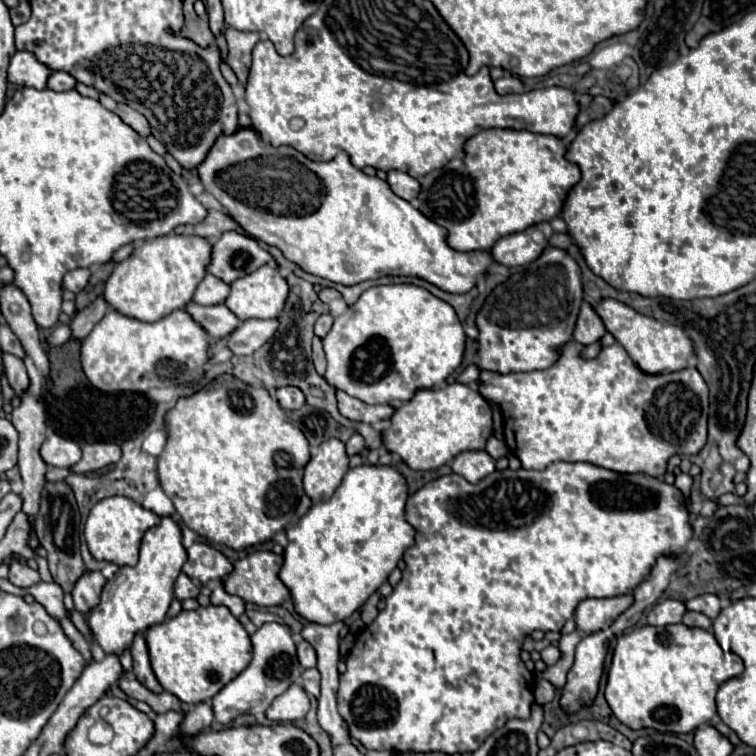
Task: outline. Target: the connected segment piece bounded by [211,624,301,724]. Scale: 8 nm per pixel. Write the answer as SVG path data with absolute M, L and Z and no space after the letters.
M263 624L251 636L251 644L253 644L251 664L227 686L223 686L223 690L219 690L219 694L215 694L211 700L215 720L221 724L235 720L239 714L253 714L253 716L263 714L279 694L283 694L293 682L301 680L299 672L301 666L297 662L295 642L291 630L285 624Z

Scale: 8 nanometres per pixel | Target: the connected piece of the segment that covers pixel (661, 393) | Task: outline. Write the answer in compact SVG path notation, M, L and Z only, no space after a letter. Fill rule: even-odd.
M571 340L563 348L561 358L547 370L525 374L481 372L479 392L499 406L505 422L505 442L521 460L523 468L543 470L555 460L565 460L589 462L621 474L647 474L653 478L663 478L667 460L671 456L683 456L685 452L687 456L693 456L705 446L709 390L697 368L683 368L679 372L653 376L639 370L619 342L603 348L593 360L583 360L579 356L581 348L583 346L579 342Z

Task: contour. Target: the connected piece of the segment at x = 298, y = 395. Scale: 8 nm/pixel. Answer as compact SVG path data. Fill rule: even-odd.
M283 386L277 390L277 400L285 410L299 410L305 404L305 394L295 386Z

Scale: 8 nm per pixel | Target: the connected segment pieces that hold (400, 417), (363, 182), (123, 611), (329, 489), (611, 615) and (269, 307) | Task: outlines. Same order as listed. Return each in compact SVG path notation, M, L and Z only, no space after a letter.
M445 384L441 388L423 388L417 390L409 402L403 402L395 408L395 414L389 418L391 426L381 432L381 440L391 454L399 454L401 460L411 470L435 470L447 462L451 462L459 452L465 450L483 450L487 438L493 434L491 422L491 408L487 400L467 384Z
M237 128L235 134L221 134L215 140L215 146L211 146L207 158L197 166L197 172L205 192L215 196L247 234L269 246L277 246L287 260L331 282L353 286L381 276L415 276L445 292L463 294L477 284L477 278L493 262L489 252L455 252L449 248L445 228L393 194L385 180L363 174L343 152L329 162L313 162L301 152L285 148L285 160L281 160L281 156L265 152L265 144L253 128Z
M161 518L161 524L147 530L141 542L139 562L135 566L121 566L115 576L105 584L99 604L85 614L91 630L91 640L105 652L121 656L131 648L137 634L161 624L173 600L173 584L187 560L187 552L181 544L181 526L175 518Z
M335 438L323 442L313 450L311 460L305 466L305 494L311 498L311 502L323 502L323 498L331 498L335 486L339 486L347 470L349 456L345 454L345 444Z
M631 594L615 596L615 598L607 598L607 600L583 600L583 602L579 602L579 606L575 610L577 628L581 628L585 634L599 632L599 630L611 626L613 620L631 606L631 602L633 602Z
M265 264L261 268L257 268L255 272L237 278L231 284L231 294L227 296L225 306L239 318L239 320L249 320L249 318L277 318L279 312L283 310L287 298L287 282L285 278L279 276L277 268Z

